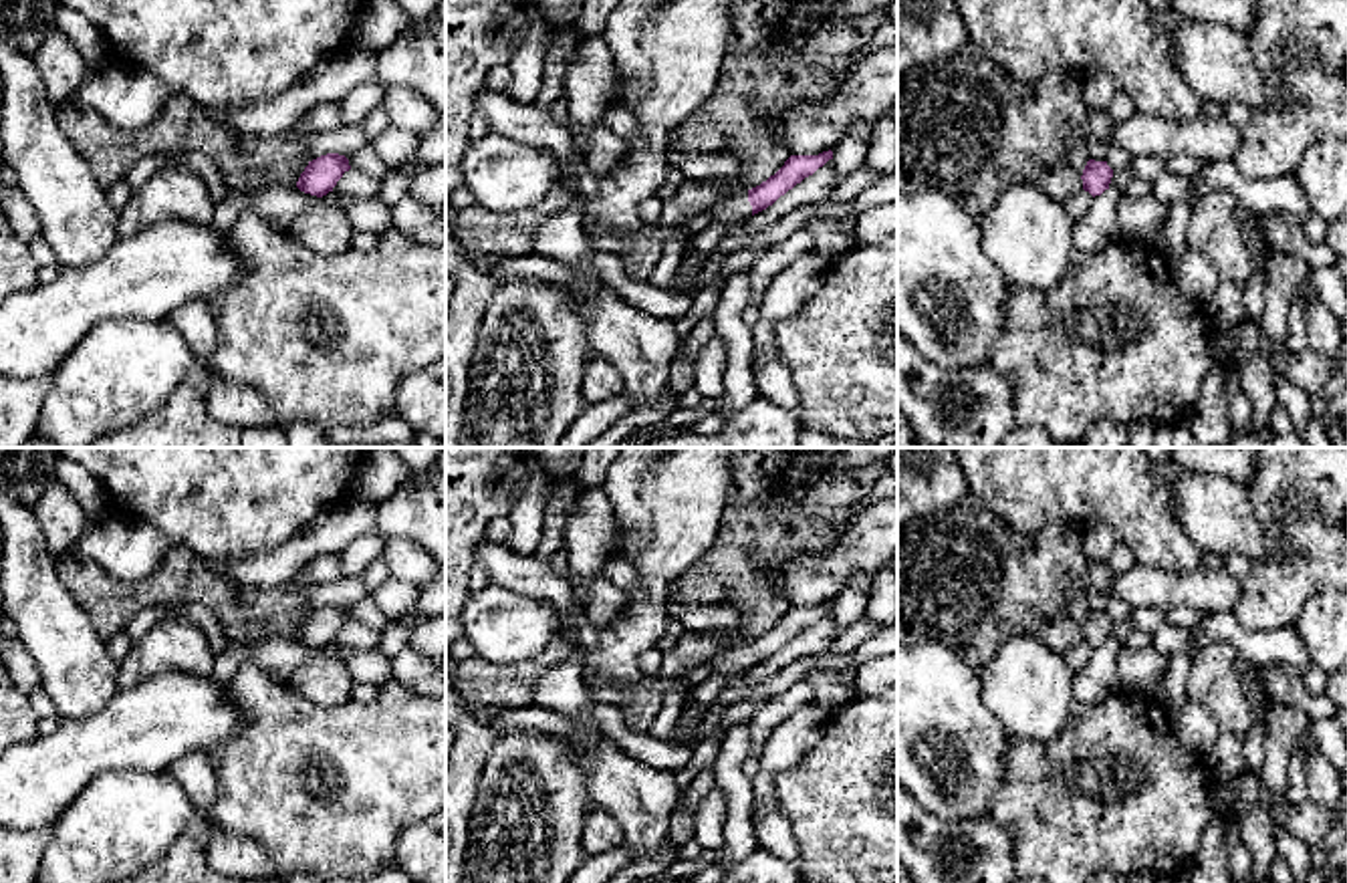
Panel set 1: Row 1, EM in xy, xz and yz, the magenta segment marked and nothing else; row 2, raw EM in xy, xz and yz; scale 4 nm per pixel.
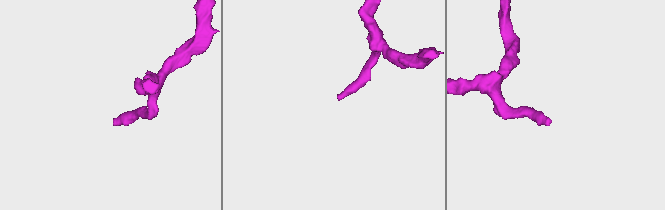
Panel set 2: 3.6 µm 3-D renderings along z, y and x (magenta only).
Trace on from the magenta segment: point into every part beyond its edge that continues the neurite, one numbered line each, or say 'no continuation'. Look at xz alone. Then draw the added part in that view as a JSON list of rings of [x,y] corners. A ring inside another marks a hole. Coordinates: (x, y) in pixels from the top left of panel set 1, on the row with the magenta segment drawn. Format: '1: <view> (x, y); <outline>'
1: xz (737, 208); [[[748,192],[734,194],[720,200],[710,208],[714,222],[734,224],[744,222],[752,216],[752,206],[748,202]]]

